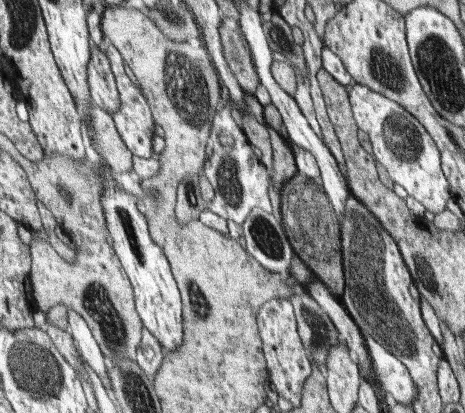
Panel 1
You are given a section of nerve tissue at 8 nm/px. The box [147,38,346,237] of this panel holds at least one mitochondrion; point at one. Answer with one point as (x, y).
(185, 88)

